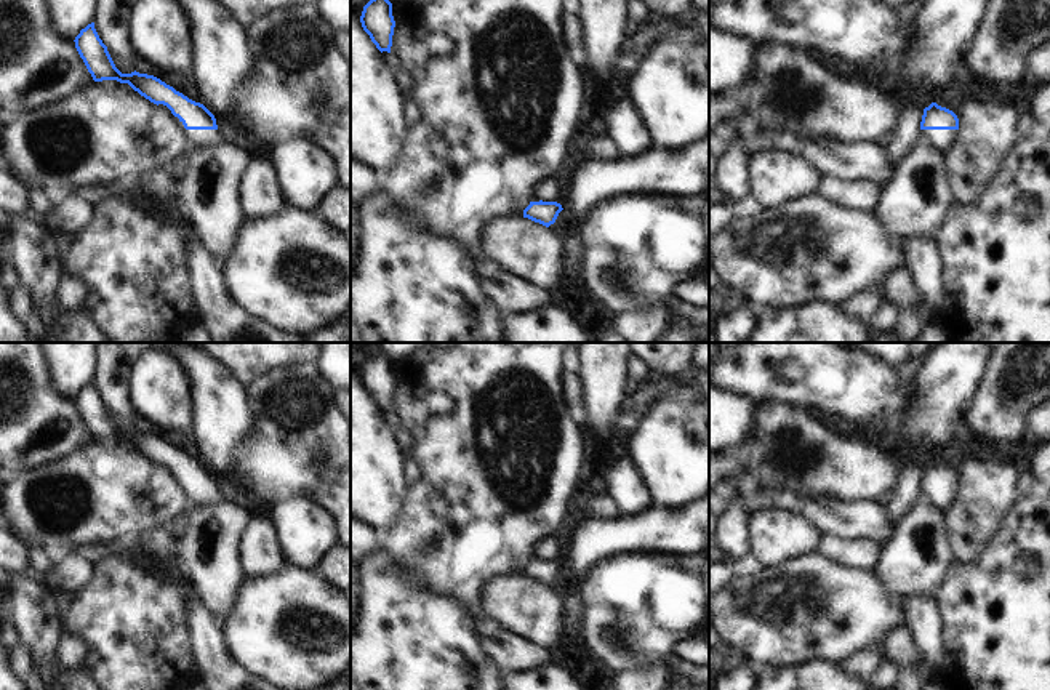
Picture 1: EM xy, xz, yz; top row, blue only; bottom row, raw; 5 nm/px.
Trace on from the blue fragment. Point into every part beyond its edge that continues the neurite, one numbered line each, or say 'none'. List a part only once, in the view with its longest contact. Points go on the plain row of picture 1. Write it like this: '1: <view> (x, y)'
1: xy (199, 497)

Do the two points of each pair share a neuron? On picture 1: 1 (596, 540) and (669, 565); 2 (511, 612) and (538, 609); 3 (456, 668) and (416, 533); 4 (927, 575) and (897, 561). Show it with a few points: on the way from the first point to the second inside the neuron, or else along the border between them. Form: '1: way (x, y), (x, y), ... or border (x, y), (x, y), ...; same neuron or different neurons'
1: border (673, 554), (615, 554), (605, 556), (597, 562); different neurons
2: way (517, 609), (532, 609); same neuron
3: border (402, 567), (432, 588), (453, 594), (466, 607); different neurons
4: way (919, 567), (913, 561), (905, 561); same neuron

